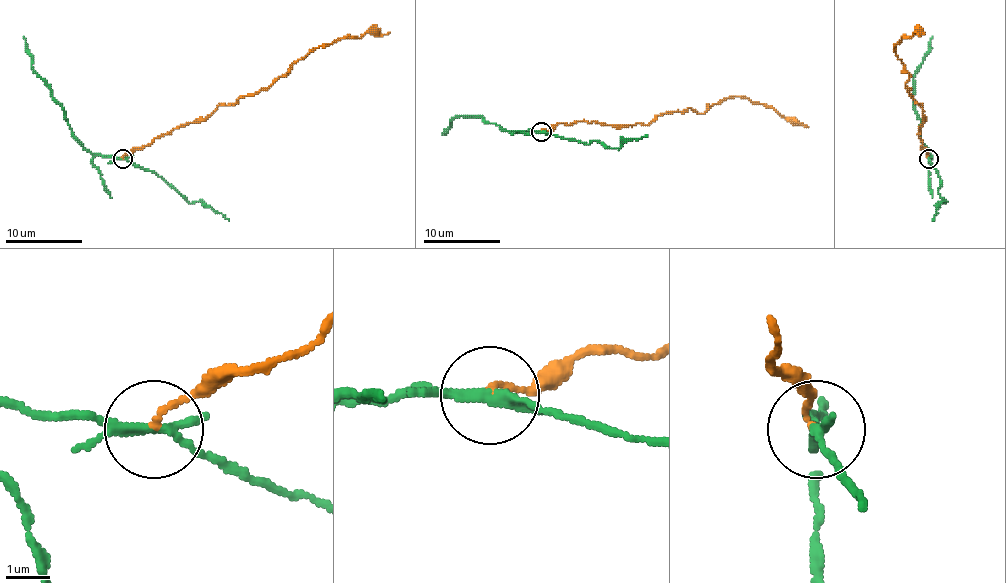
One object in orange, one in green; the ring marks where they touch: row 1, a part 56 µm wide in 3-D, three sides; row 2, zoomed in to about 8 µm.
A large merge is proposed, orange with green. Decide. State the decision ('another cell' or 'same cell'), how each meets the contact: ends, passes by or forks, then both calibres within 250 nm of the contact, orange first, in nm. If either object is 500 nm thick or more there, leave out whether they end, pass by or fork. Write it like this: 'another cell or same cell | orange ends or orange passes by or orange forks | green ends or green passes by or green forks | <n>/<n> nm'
another cell | orange ends | green forks | 130/180 nm

